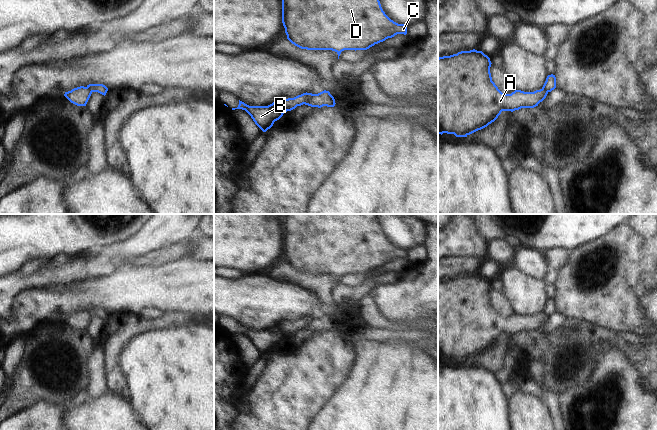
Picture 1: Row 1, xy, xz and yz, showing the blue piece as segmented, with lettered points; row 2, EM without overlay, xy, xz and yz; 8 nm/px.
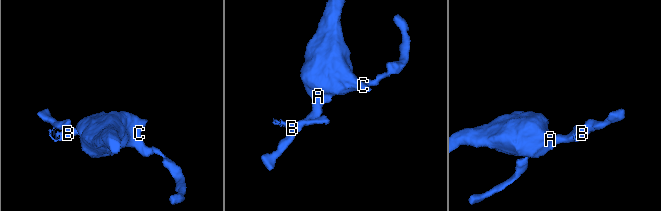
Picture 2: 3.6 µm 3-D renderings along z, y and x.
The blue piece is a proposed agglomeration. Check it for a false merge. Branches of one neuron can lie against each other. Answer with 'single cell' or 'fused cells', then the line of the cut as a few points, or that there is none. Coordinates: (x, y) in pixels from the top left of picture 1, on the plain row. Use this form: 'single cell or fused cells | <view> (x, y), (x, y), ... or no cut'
fused cells | xz (281, 325), (281, 330), (285, 335)

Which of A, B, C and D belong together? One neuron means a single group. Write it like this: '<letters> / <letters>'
A C D / B

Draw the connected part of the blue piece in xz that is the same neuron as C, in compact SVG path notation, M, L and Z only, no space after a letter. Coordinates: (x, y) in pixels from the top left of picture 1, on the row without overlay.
M282 214L282 247L287 263L295 270L307 274L332 274L338 278L338 283L344 274L367 274L370 271L392 262L397 258L407 258L407 250L391 244L383 235L377 214Z

